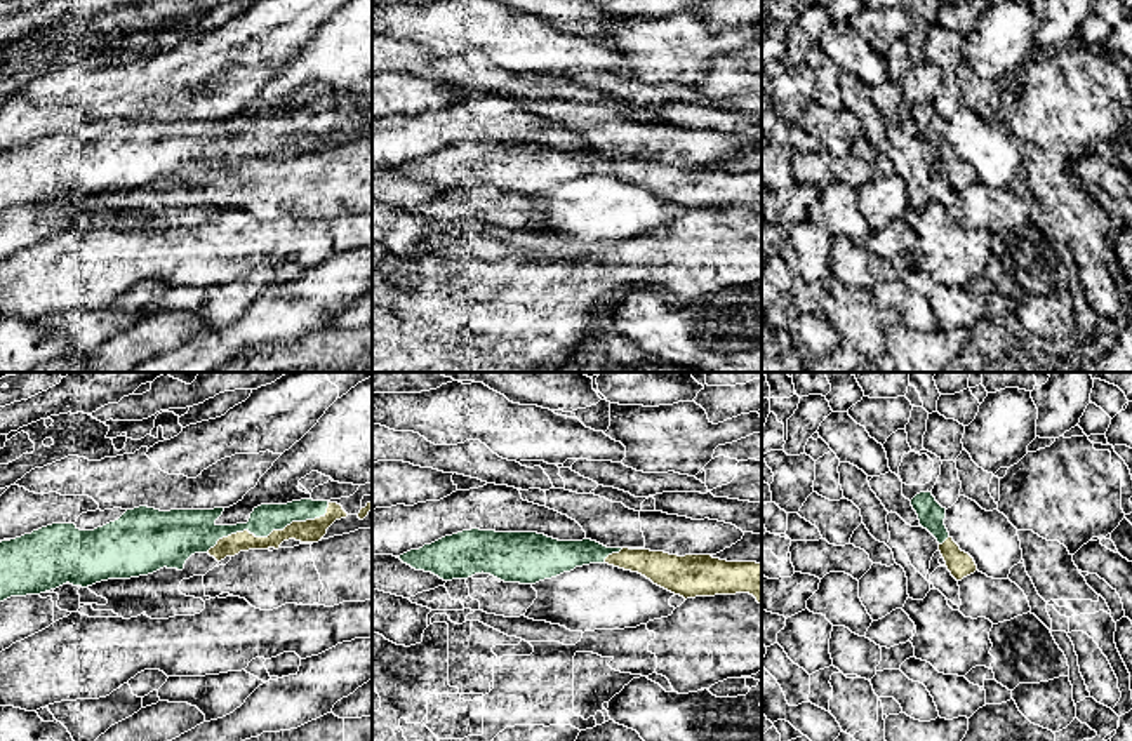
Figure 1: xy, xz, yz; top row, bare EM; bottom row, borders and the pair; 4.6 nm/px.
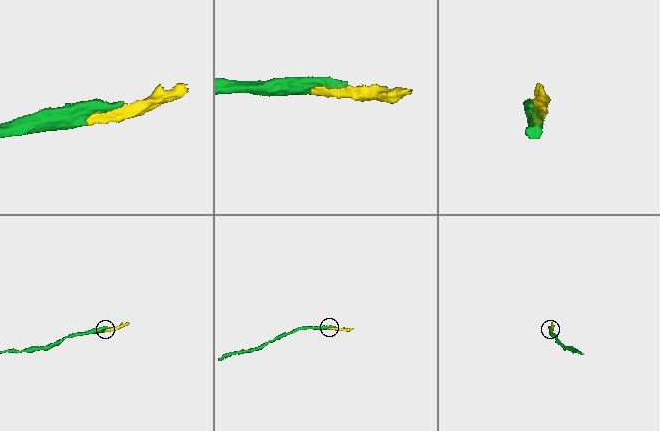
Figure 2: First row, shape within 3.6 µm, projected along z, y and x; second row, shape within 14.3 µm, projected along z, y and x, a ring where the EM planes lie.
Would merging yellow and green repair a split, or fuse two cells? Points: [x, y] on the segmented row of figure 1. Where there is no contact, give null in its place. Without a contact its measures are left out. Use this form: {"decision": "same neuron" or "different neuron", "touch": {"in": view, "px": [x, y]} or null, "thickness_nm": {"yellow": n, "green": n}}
{"decision": "same neuron", "touch": {"in": "xy", "px": [272, 533]}, "thickness_nm": {"yellow": 110, "green": 140}}

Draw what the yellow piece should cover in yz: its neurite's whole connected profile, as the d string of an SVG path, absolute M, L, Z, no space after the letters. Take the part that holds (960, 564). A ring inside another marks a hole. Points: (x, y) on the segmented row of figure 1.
M920 492L911 499L911 506L918 515L920 525L927 529L939 543L939 551L946 562L948 571L956 581L974 574L977 565L974 558L962 551L960 546L949 536L944 518L946 508L942 508L932 492Z

